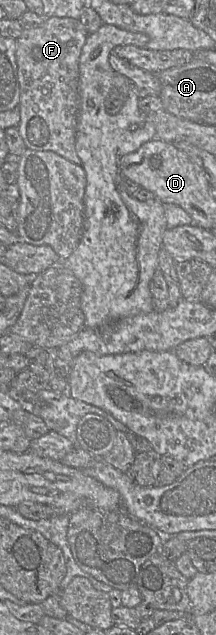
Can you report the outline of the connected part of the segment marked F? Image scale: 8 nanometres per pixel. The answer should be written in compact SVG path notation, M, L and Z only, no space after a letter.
M50 17L36 28L23 29L16 39L20 89L18 124L26 148L52 151L81 165L75 149L80 108L79 60L88 32L79 19Z

